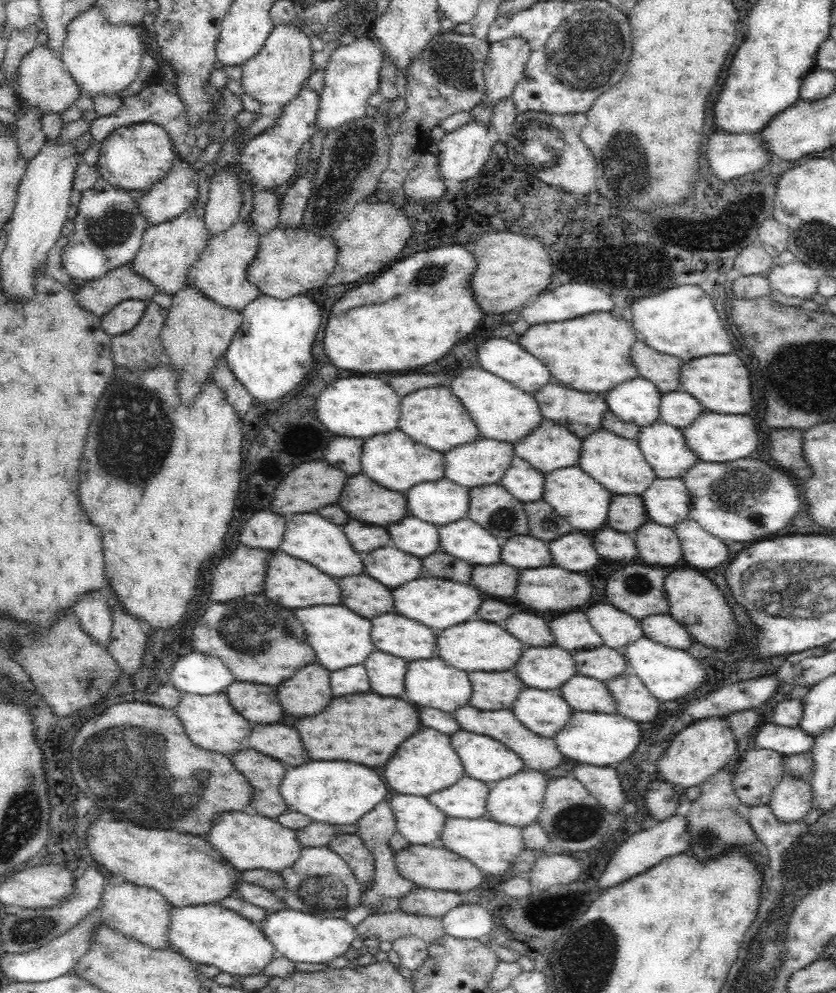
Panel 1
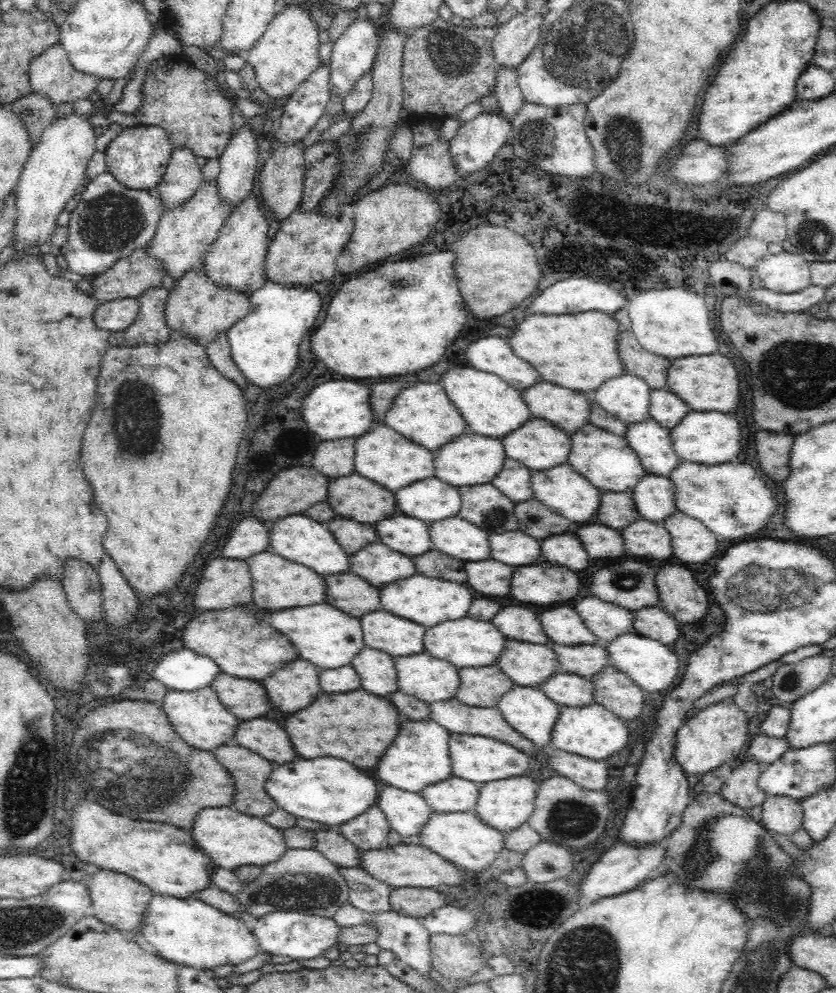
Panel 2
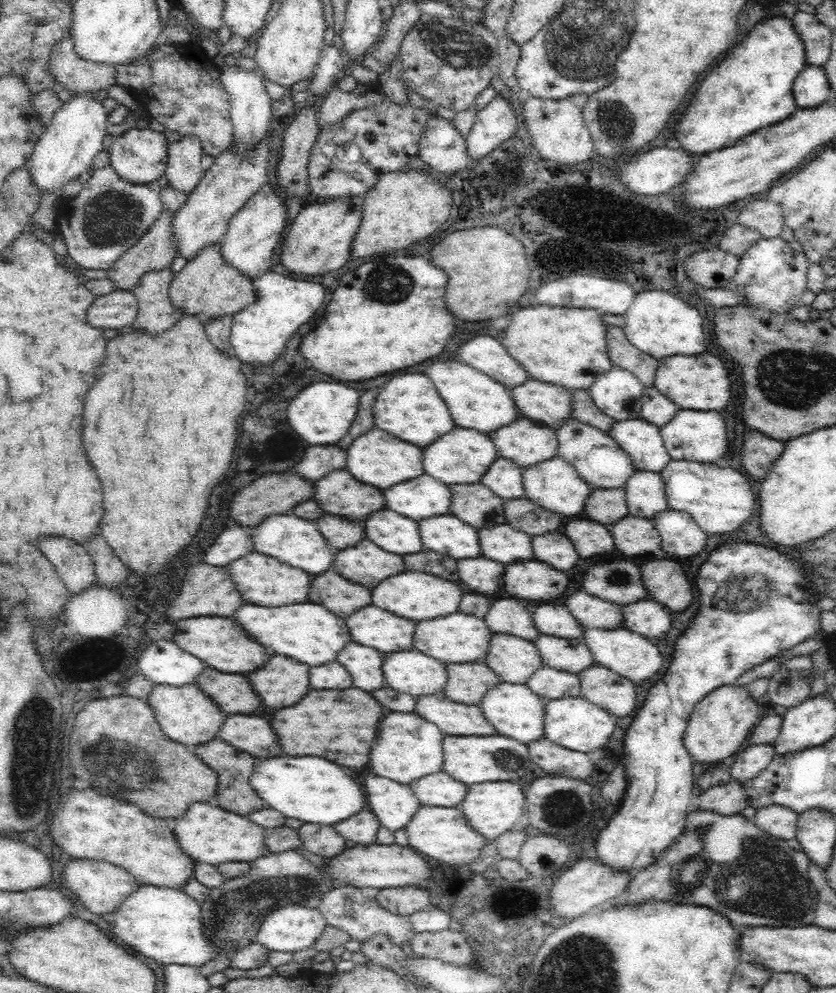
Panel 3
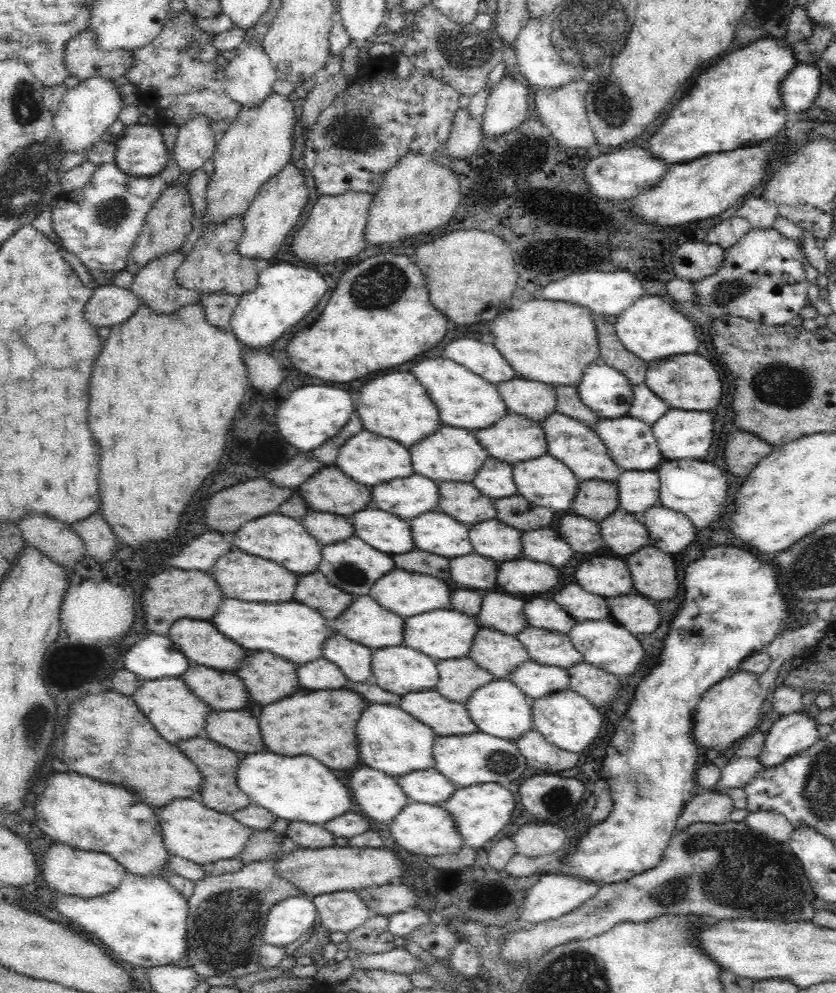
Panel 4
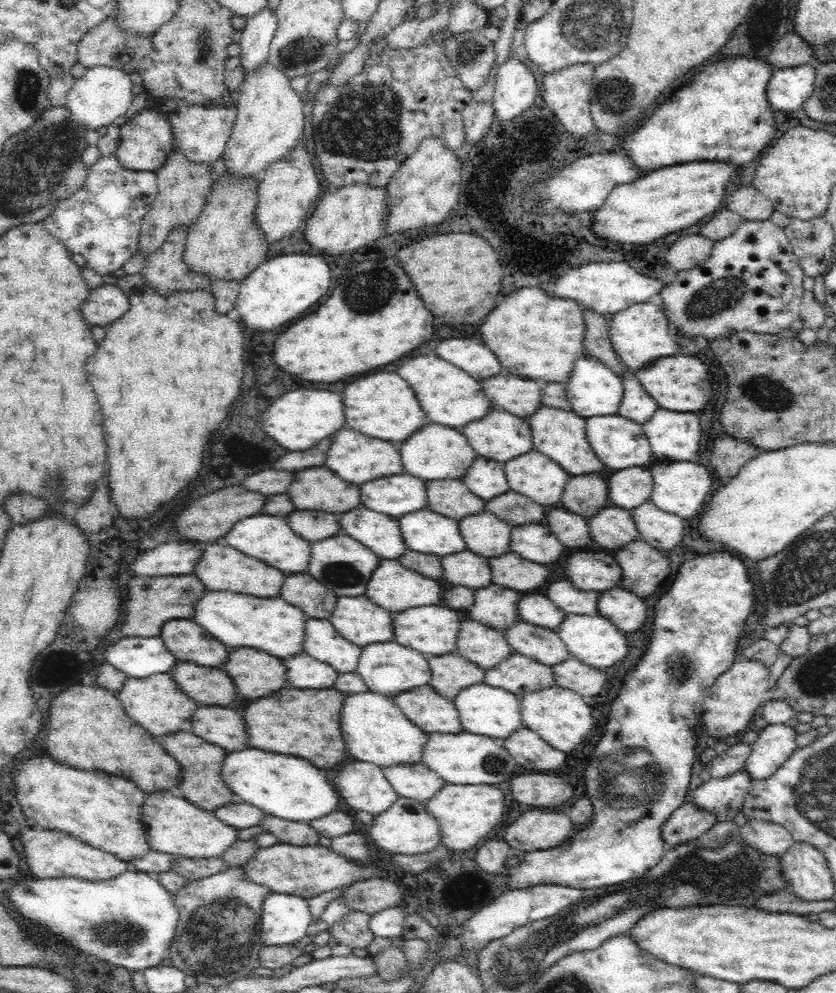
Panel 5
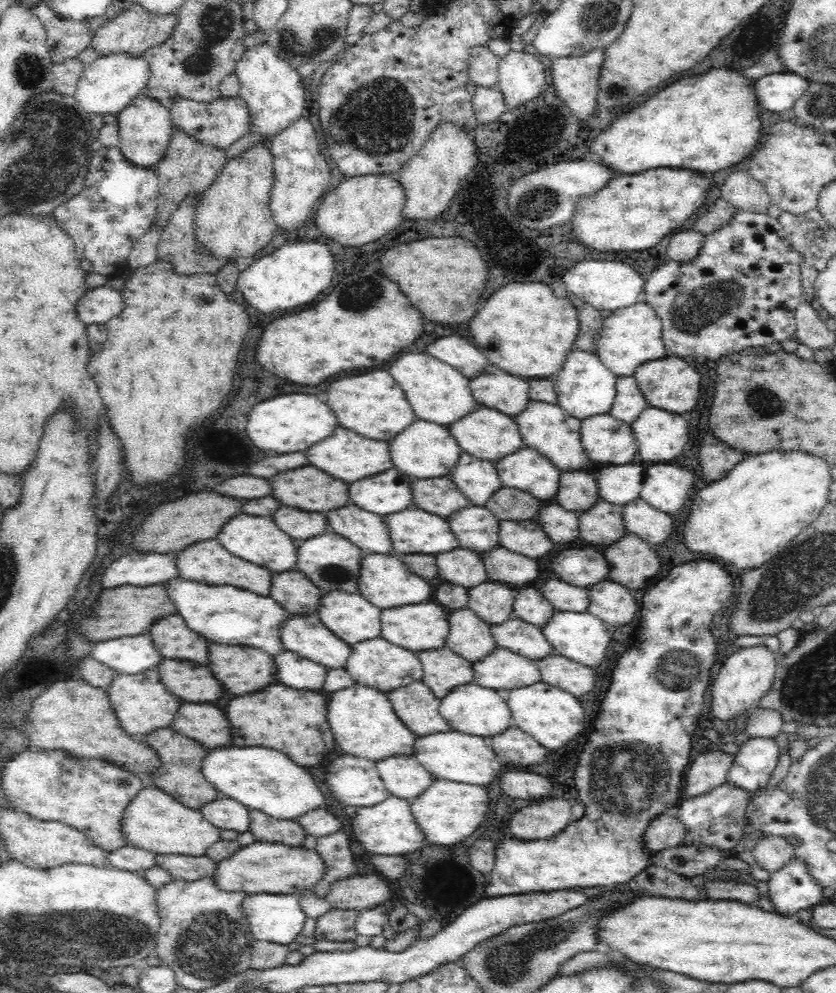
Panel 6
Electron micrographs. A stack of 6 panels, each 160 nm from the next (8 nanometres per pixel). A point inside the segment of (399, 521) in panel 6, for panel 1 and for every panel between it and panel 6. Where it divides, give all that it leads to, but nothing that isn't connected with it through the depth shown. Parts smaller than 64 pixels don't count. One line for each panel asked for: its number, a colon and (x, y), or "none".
1: (465, 539)
2: (460, 538)
3: (445, 534)
4: (435, 532)
5: (424, 531)

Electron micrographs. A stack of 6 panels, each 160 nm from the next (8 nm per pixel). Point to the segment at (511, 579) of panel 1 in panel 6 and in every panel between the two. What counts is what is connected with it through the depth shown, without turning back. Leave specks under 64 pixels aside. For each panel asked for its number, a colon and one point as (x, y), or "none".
2: (487, 576)
3: (485, 576)
4: (473, 571)
5: (467, 569)
6: (459, 566)

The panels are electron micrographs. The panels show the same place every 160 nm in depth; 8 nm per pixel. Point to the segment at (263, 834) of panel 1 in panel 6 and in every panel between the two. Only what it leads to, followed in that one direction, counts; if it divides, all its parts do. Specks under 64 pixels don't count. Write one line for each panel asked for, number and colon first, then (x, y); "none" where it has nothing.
2: (230, 839)
3: (207, 834)
4: (189, 829)
5: (171, 825)
6: (153, 820)

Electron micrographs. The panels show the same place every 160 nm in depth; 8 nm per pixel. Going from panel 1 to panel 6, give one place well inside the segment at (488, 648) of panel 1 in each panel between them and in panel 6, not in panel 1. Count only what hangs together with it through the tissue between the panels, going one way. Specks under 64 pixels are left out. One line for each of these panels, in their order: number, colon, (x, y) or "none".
2: (466, 642)
3: (456, 638)
4: (442, 634)
5: (432, 629)
6: (416, 627)

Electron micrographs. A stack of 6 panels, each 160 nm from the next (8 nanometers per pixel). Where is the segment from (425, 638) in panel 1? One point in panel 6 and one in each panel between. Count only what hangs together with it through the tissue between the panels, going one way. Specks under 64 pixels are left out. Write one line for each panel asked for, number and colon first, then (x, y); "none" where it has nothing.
2: (381, 630)
3: (375, 627)
4: (364, 621)
5: (359, 620)
6: (352, 618)

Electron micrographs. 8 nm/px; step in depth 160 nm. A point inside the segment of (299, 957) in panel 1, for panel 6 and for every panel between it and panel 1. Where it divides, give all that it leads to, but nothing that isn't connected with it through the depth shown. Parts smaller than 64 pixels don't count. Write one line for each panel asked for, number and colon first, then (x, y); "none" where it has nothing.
2: (301, 936)
3: (294, 927)
4: (287, 919)
5: (284, 918)
6: (278, 918)

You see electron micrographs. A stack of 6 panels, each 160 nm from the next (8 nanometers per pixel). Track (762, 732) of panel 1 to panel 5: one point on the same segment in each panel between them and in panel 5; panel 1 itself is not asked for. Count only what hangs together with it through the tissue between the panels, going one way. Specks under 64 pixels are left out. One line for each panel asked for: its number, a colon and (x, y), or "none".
2: (763, 750)
3: (753, 760)
4: (738, 773)
5: (723, 799)

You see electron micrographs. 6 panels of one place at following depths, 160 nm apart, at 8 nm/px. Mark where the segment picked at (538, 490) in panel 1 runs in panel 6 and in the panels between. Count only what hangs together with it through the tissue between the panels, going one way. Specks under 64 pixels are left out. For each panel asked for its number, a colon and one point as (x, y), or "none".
2: (513, 480)
3: (503, 477)
4: (494, 479)
5: (485, 478)
6: (477, 480)

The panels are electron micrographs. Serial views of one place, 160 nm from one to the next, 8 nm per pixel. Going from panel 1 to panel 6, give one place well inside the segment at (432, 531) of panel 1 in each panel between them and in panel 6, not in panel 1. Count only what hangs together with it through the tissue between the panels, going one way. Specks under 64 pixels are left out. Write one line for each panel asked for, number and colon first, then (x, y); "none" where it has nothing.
2: (403, 533)
3: (396, 534)
4: (387, 533)
5: (380, 534)
6: (365, 530)

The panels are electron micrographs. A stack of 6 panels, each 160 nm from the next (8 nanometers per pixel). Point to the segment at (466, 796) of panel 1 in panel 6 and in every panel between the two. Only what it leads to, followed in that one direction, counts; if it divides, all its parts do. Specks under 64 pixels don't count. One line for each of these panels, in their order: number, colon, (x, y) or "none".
2: (453, 795)
3: (438, 789)
4: (428, 786)
5: (413, 781)
6: (404, 777)

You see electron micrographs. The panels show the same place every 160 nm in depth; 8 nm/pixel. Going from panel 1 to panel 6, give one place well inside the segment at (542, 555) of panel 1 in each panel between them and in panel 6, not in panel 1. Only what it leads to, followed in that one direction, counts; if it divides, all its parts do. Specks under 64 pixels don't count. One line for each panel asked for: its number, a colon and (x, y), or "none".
2: (513, 548)
3: (501, 542)
4: (492, 538)
5: (485, 534)
6: (477, 528)

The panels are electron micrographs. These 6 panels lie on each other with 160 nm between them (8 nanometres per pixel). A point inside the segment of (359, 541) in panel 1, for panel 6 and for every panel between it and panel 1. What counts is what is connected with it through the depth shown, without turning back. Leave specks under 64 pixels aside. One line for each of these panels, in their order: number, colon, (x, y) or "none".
2: (350, 534)
3: (338, 532)
4: (327, 528)
5: (311, 526)
6: (297, 524)

